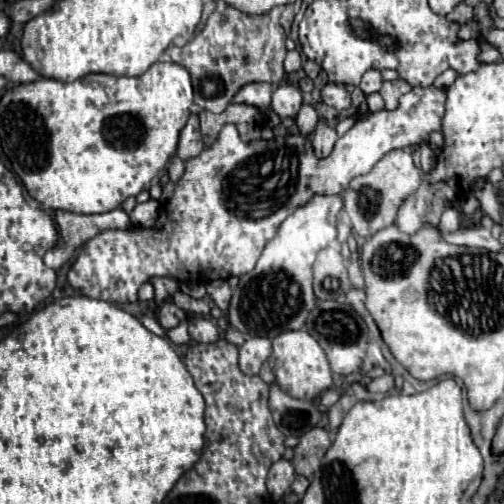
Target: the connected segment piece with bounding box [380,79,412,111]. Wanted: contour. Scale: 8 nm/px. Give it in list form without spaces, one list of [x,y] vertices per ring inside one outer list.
[[[402,79],[386,81],[386,83],[382,85],[382,89],[380,89],[380,95],[382,95],[382,99],[386,101],[386,109],[388,109],[388,111],[394,111],[394,109],[398,107],[400,97],[406,95],[410,89],[412,89],[412,87],[410,87],[406,81],[402,81]]]

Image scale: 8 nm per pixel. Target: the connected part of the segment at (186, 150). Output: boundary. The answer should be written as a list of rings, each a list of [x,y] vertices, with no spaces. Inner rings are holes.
[[[192,113],[186,127],[180,131],[180,143],[178,143],[176,155],[182,161],[188,161],[190,157],[196,157],[198,153],[202,153],[202,149],[204,149],[204,141],[198,129],[198,115]]]

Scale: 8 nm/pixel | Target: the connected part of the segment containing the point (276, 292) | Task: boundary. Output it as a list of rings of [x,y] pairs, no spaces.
[[[316,195],[280,225],[276,237],[266,243],[256,267],[240,277],[240,283],[232,293],[228,319],[234,329],[246,337],[274,339],[278,333],[304,325],[308,313],[316,305],[312,293],[312,263],[318,251],[336,239],[336,213],[340,209],[342,199],[338,195]]]

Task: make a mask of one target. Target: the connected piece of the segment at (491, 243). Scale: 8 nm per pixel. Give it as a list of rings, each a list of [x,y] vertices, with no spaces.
[[[482,215],[480,219],[480,227],[472,229],[472,231],[456,231],[456,233],[440,233],[442,239],[446,243],[454,243],[454,245],[468,245],[468,247],[482,247],[486,251],[500,251],[502,245],[498,239],[492,237],[492,227],[494,221],[490,215]]]

